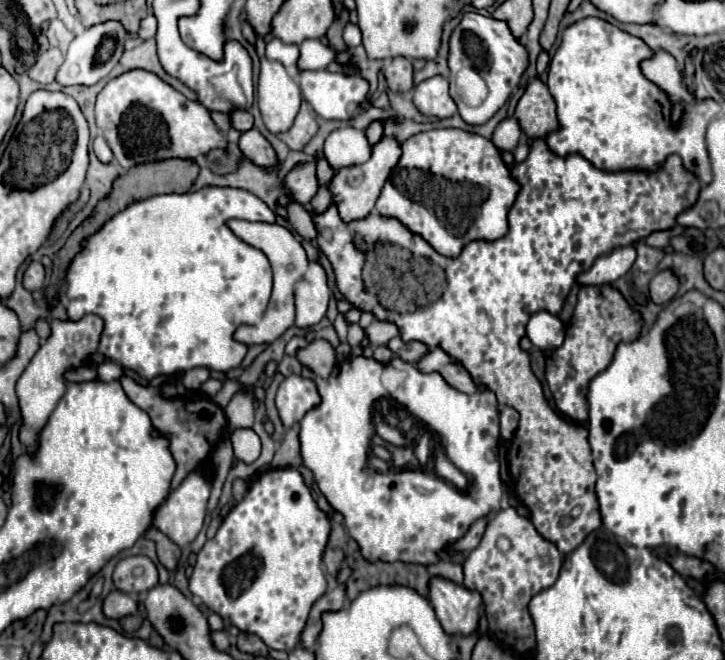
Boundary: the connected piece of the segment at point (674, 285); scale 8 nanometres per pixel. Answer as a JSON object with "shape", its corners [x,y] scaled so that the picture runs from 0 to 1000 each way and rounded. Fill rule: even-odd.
{"shape":[[[910,411],[899,420],[897,426],[897,453],[905,462],[921,459],[935,441],[935,423],[930,420],[927,411]]]}

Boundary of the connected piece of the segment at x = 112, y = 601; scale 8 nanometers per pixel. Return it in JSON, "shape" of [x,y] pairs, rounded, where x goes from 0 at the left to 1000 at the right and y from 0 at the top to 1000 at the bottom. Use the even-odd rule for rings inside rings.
{"shape":[[[152,895],[141,914],[141,926],[149,938],[168,938],[174,932],[188,929],[188,911],[182,905],[177,905],[174,898],[166,895]]]}

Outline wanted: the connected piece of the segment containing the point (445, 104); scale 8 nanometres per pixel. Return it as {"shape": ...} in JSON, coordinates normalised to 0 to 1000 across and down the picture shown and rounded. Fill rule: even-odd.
{"shape":[[[607,114],[588,120],[571,132],[571,156],[579,171],[599,174],[604,180],[623,177],[632,168],[626,150],[618,141],[618,120]]]}

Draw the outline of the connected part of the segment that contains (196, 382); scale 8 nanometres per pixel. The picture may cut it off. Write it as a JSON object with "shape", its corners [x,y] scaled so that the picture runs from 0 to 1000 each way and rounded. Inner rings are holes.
{"shape":[[[262,559],[262,562],[254,562],[251,565],[251,583],[259,589],[259,592],[273,592],[276,583],[290,571],[290,559]]]}

